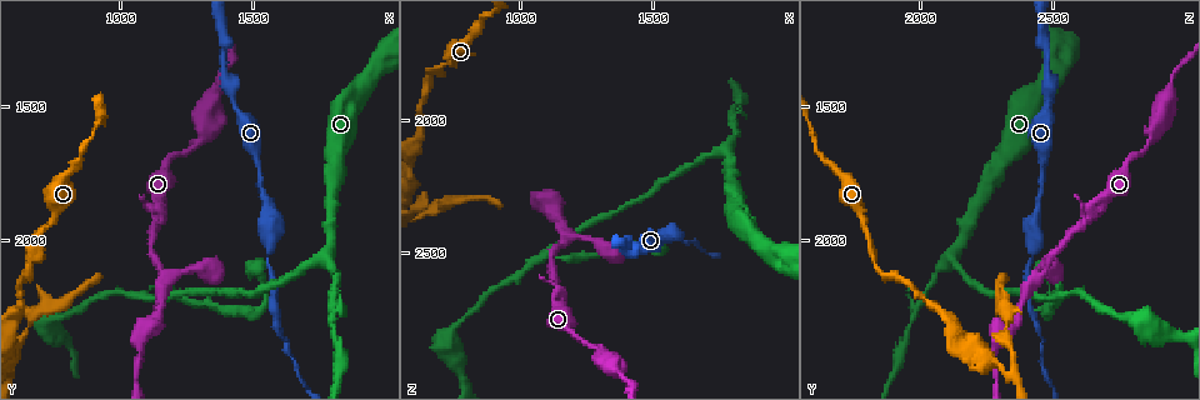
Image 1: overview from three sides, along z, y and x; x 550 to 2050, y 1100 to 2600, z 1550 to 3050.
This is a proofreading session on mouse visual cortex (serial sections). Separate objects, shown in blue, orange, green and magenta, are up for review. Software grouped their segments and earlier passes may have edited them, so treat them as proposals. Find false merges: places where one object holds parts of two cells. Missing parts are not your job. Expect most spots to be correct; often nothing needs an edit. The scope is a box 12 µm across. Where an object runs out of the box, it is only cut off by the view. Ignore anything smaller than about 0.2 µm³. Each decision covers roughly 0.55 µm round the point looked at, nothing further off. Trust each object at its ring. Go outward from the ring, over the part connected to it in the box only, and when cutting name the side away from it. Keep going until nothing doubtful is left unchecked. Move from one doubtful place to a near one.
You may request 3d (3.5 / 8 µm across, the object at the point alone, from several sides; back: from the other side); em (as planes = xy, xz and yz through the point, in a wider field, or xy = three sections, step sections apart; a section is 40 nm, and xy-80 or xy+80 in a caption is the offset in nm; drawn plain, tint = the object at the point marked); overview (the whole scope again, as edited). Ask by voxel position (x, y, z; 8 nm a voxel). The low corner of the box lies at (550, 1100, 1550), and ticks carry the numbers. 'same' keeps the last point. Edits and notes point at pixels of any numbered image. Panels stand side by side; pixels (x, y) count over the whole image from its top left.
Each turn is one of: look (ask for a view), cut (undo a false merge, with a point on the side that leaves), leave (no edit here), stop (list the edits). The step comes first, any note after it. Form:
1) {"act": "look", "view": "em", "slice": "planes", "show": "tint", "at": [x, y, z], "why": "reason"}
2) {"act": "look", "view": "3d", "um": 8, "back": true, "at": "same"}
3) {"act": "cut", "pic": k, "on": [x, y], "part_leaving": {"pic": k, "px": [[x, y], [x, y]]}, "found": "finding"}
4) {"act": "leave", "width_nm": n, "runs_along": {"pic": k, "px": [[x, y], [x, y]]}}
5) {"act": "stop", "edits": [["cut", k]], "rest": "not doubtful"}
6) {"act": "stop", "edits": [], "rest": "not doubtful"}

{"act": "look", "view": "3d", "um": 3.5, "at": [1160, 1940, 2630], "why": "narrows sharply"}

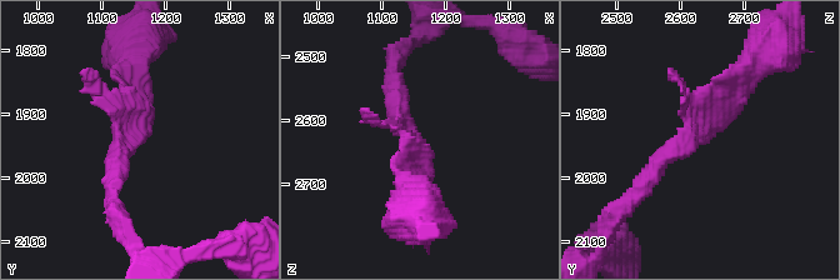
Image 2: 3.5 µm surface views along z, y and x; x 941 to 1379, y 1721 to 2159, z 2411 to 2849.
{"act": "look", "view": "em", "slice": "planes", "show": "tint", "at": [1160, 1930, 2635], "why": "shape alone is not enough"}

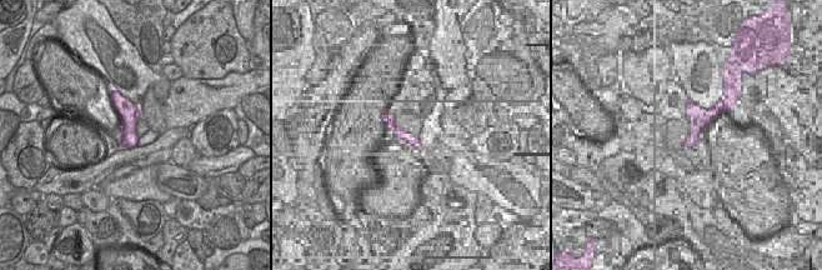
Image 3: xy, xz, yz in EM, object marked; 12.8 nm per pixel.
{"act": "leave", "width_nm": 200, "runs_along": {"pic": 2, "px": [[746, 69], [740, 99], [644, 184]]}, "found": "continuous, no second cell"}

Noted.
{"act": "look", "view": "3d", "um": 3.5, "at": [670, 2310, 2330], "why": "a narrow waist"}

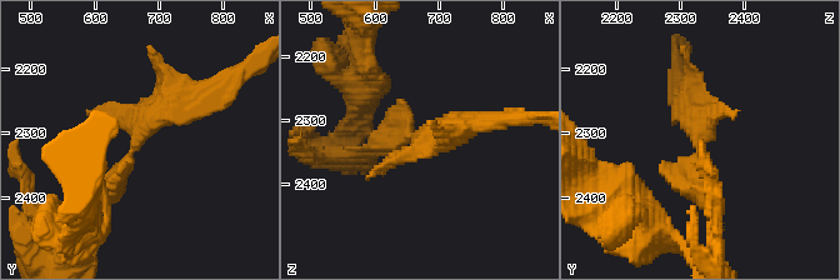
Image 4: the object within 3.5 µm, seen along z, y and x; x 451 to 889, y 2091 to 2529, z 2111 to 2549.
{"act": "look", "view": "em", "slice": "xy", "step": 1, "show": "tint", "at": [660, 2320, 2330], "why": "now the EM"}

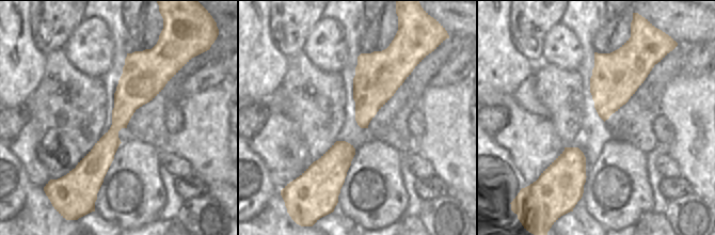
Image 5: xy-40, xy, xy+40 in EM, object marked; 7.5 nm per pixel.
{"act": "leave", "runs_along": {"pic": 4, "px": [[91, 215], [141, 128], [191, 100]]}, "found": "one cell here"}

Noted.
{"act": "look", "view": "3d", "um": 3.5, "at": [1090, 2220, 2490], "why": "three-way junction"}

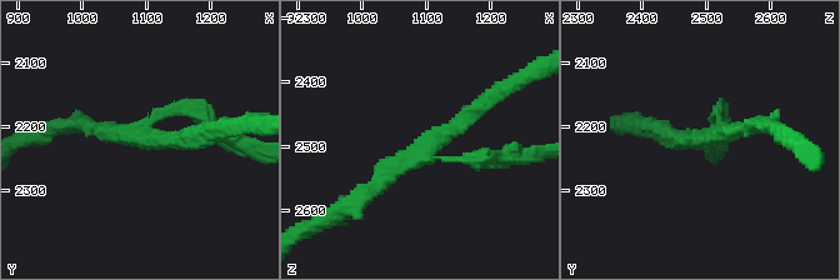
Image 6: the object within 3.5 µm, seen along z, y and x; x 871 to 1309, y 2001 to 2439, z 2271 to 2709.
{"act": "look", "view": "em", "slice": "xy", "step": 1, "show": "tint", "at": [1095, 2220, 2500], "arms": 3, "arm_widths_nm": [150, 200, 200], "why": "need the tissue"}

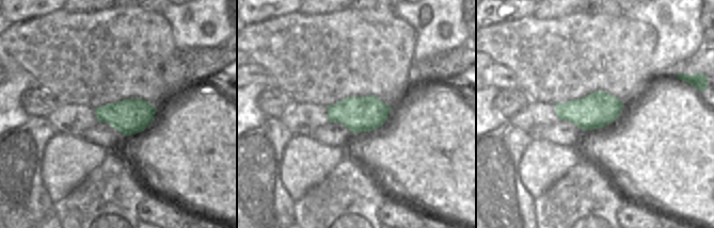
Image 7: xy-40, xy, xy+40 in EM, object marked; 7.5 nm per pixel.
{"act": "leave", "runs_along": {"pic": 6, "px": [[494, 93], [364, 195]]}, "found": "continuous, no second cell"}

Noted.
{"act": "stop", "edits": [], "rest": "not doubtful"}

